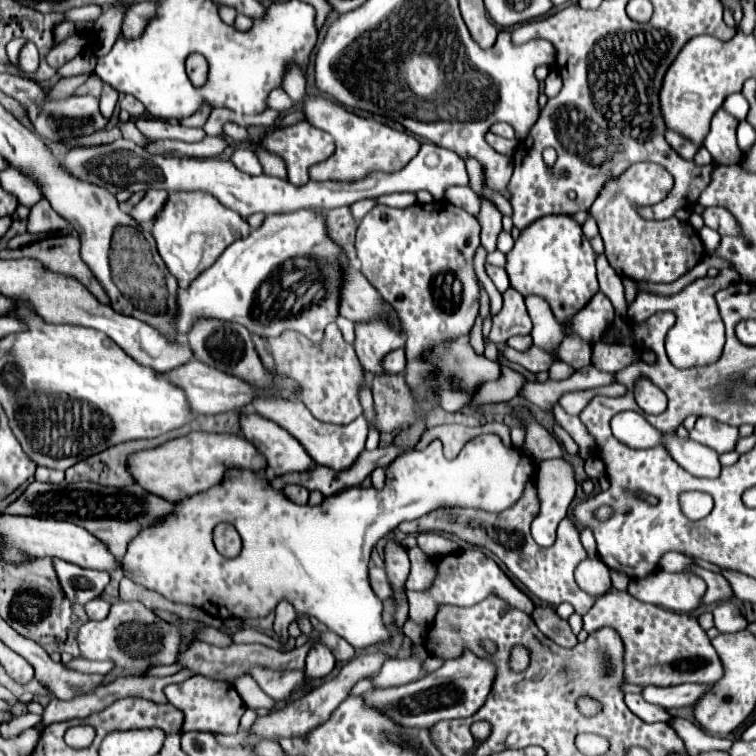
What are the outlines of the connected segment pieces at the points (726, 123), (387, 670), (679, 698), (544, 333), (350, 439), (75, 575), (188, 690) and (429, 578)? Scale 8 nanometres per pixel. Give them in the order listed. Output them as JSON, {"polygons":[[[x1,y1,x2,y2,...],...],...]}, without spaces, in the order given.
{"polygons":[[[718,110,712,118,710,134,704,140,704,148,712,154,714,164,740,164,742,152,736,144,738,120,726,110]],[[388,658,386,664,380,668,380,672,374,676,374,686,386,688,386,686,398,686,398,684,406,684,412,680,422,678,424,672,420,668,418,660,412,658]],[[680,684,680,686,670,686,670,688,656,688,656,686,646,686,642,696,658,706,664,708,684,708,684,706,694,706,702,694,710,692,710,686,714,684]],[[528,296,526,306,528,306,528,314,532,318,532,324,534,324,534,328,532,328,534,346,558,348,558,342,562,342,562,336,566,332,562,332,562,324,558,324,558,320,554,320,554,314,550,312,548,302,544,298]],[[262,396,262,400,254,400,252,406,254,406,254,412,262,414,268,420,274,420,284,430,288,430,304,446,304,450,316,464,322,464,322,466,328,466,334,470,344,470,354,464,354,460,358,458,358,454,364,448,366,434,368,434,368,424,366,424,364,416,358,416,354,422,350,422,346,426,334,426,334,424,318,422,304,408,302,402,294,404,292,400,278,400,278,396]],[[54,560,54,568,56,568,56,574,60,578,62,590,70,602,86,604,86,602,98,598,104,592,106,584,110,582,108,572,80,568,72,562]],[[192,676,180,684,170,684,164,688,164,694,168,696,170,704,180,708,186,716,182,724,182,732,198,730,198,732,224,732,224,734,234,734,238,730,240,718,246,712,246,704,234,690,234,686,218,680,210,680,204,676]],[[418,546,410,548,408,554,410,554,412,570,410,570,406,588,408,590,426,590,434,582,434,576,436,576,436,568,434,564,430,564,432,558,426,552,422,552]]]}

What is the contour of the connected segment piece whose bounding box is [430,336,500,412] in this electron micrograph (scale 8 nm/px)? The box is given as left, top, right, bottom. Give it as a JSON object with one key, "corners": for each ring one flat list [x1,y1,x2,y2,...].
{"corners":[[468,336,458,338,456,342,448,344,446,348,436,350,430,360,434,360,434,364,442,370,438,370,438,380,434,380,434,390,438,392,438,400,442,404,442,408,446,412,460,412,464,408,464,404,476,394,476,388,484,382,484,380,496,380,500,376,500,366,492,360,488,360,486,356,478,356,472,346,468,344]]}

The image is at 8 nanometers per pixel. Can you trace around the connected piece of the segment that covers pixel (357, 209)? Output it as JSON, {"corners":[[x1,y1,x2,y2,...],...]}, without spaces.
{"corners":[[360,200,350,206,350,214,354,216,354,220,360,220,360,216,366,214,370,208,374,208,374,204,376,204,374,200]]}

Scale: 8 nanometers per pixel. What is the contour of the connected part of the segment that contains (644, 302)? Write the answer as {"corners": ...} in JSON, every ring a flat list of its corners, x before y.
{"corners":[[722,270,716,278,700,278,692,284,688,284,682,292,672,296,660,296,650,292,638,292,634,300,634,308,628,308,628,316,634,322,642,322,648,316,664,310,672,310,676,314,676,324,670,330,670,336,666,338,666,352,674,366,678,368,690,368,690,366,702,366,710,364,720,358,722,346,724,346,724,324,718,314,718,306,714,302,714,292,726,288,728,284,740,280,736,270]]}

